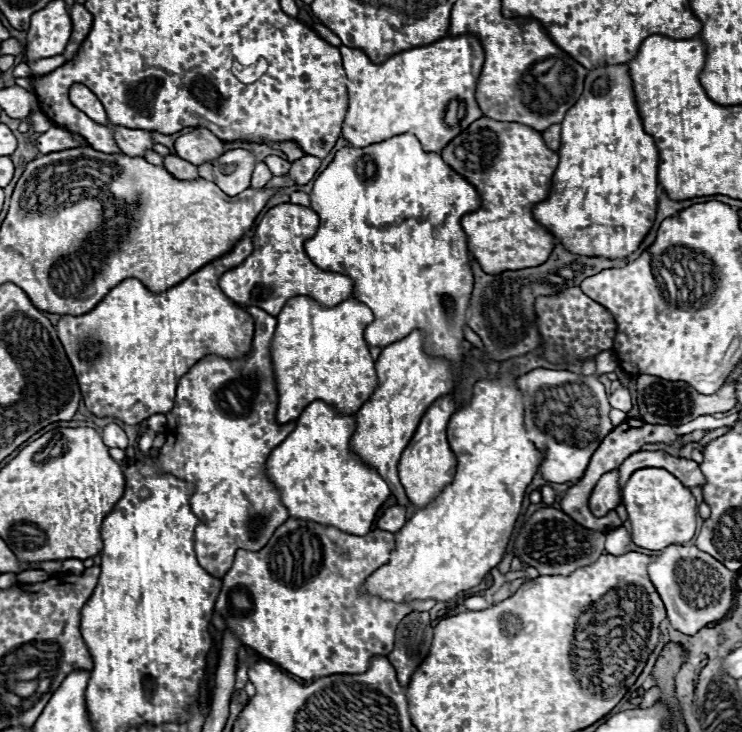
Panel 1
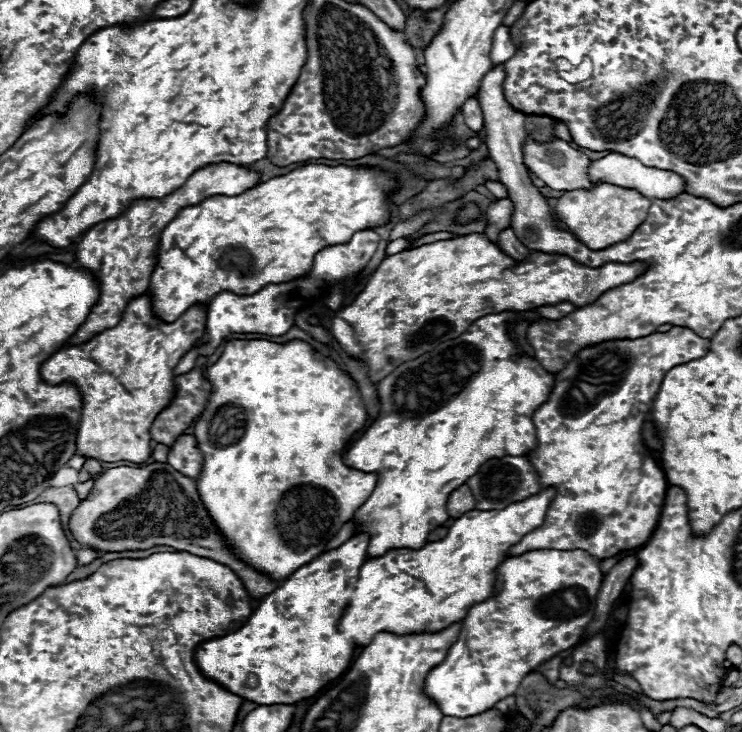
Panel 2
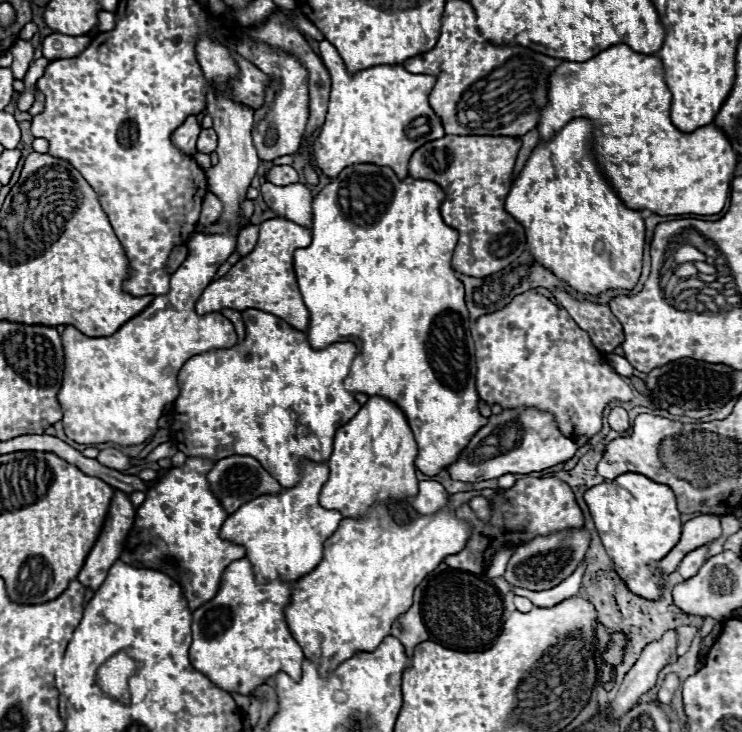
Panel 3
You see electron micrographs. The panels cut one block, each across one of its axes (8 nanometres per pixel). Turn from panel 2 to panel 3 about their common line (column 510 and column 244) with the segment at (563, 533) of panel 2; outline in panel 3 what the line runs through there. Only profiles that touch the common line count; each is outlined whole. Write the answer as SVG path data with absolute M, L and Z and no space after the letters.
M188 458L182 466L172 466L154 480L146 492L146 500L138 506L126 550L120 556L126 564L142 560L146 568L160 568L164 558L172 558L178 564L182 592L190 610L196 610L204 602L212 600L218 592L226 566L246 556L244 546L220 538L220 528L228 518L228 512L212 494L206 480L206 474L214 464L216 462L208 458Z

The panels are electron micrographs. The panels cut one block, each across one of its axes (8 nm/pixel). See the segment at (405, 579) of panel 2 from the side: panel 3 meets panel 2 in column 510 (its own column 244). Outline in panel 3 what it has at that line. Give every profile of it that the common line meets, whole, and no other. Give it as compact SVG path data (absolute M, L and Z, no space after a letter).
M302 460L300 470L302 478L296 486L246 502L230 514L220 528L220 536L224 540L246 548L246 558L252 562L258 582L274 580L278 576L282 580L296 580L312 572L324 556L324 542L336 532L344 518L340 512L326 510L318 502L318 494L328 480L328 464Z

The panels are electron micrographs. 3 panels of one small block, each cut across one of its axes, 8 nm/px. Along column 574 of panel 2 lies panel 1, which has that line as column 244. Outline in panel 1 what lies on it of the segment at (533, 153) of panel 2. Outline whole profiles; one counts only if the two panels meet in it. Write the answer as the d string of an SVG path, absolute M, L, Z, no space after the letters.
M236 148L220 154L214 160L198 164L196 168L202 178L218 184L220 190L226 192L228 196L236 196L246 188L250 188L254 164L256 164L256 158L252 156L252 152Z

